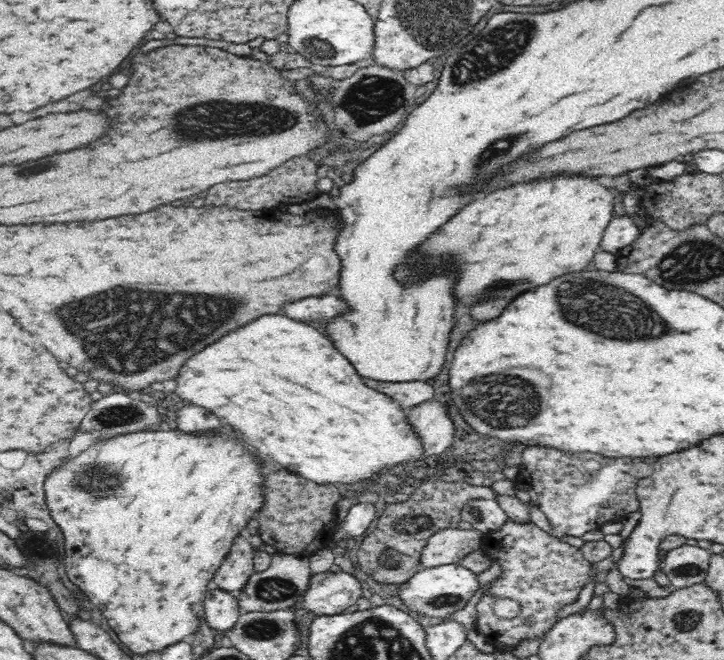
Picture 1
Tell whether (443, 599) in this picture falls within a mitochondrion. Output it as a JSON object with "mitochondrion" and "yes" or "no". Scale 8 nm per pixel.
{"mitochondrion":"yes"}

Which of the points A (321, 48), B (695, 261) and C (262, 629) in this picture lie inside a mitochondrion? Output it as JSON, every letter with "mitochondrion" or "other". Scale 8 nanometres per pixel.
{"A":"mitochondrion","B":"mitochondrion","C":"mitochondrion"}

